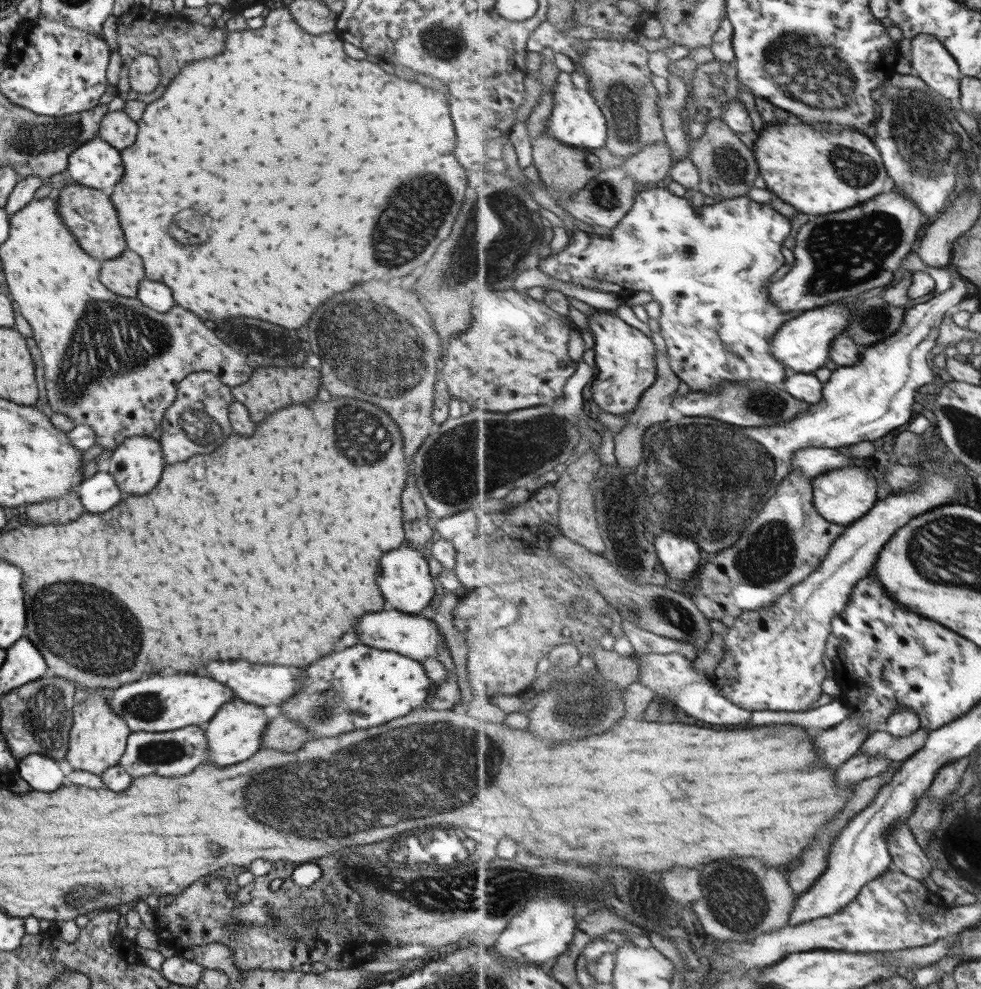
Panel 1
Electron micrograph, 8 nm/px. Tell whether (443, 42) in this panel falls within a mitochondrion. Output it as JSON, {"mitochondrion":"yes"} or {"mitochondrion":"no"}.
{"mitochondrion":"yes"}

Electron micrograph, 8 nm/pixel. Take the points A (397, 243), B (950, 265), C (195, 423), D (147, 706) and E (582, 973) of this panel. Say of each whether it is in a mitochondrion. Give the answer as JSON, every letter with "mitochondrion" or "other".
{"A":"mitochondrion","B":"other","C":"mitochondrion","D":"mitochondrion","E":"mitochondrion"}

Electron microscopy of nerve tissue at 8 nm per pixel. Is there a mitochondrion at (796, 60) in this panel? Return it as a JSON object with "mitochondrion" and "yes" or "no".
{"mitochondrion":"yes"}

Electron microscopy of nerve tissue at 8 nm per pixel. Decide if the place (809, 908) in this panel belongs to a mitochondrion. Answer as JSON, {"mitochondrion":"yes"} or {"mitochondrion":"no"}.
{"mitochondrion":"no"}

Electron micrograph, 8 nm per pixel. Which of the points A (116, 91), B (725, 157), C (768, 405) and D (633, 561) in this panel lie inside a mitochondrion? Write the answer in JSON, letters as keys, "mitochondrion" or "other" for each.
{"A":"other","B":"mitochondrion","C":"mitochondrion","D":"other"}

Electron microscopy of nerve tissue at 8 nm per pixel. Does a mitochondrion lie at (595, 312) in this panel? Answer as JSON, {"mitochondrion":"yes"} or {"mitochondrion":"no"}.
{"mitochondrion":"no"}

